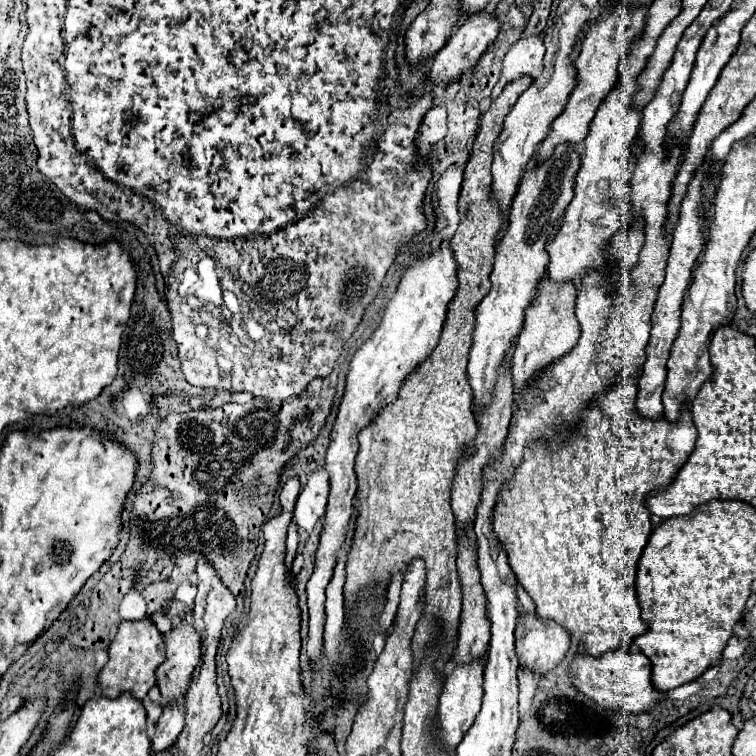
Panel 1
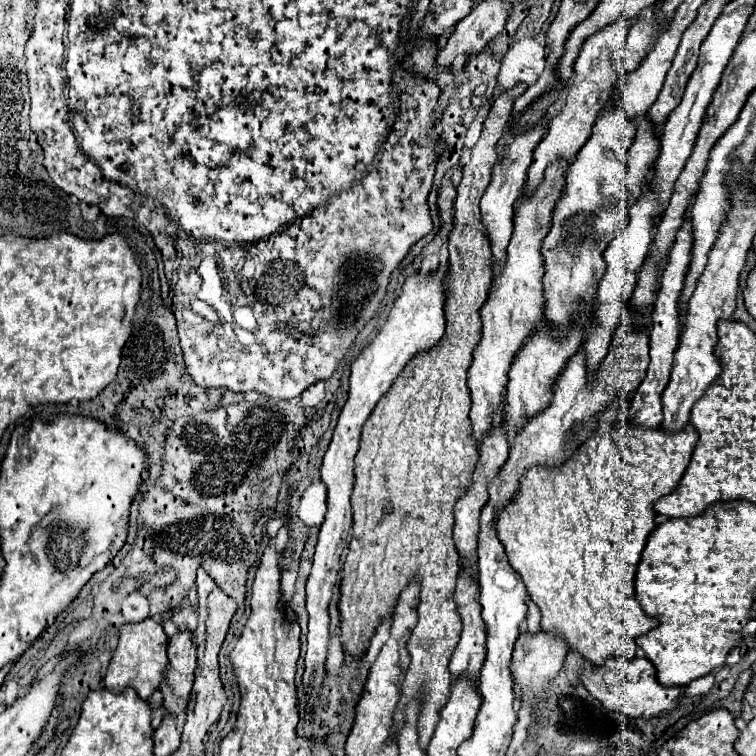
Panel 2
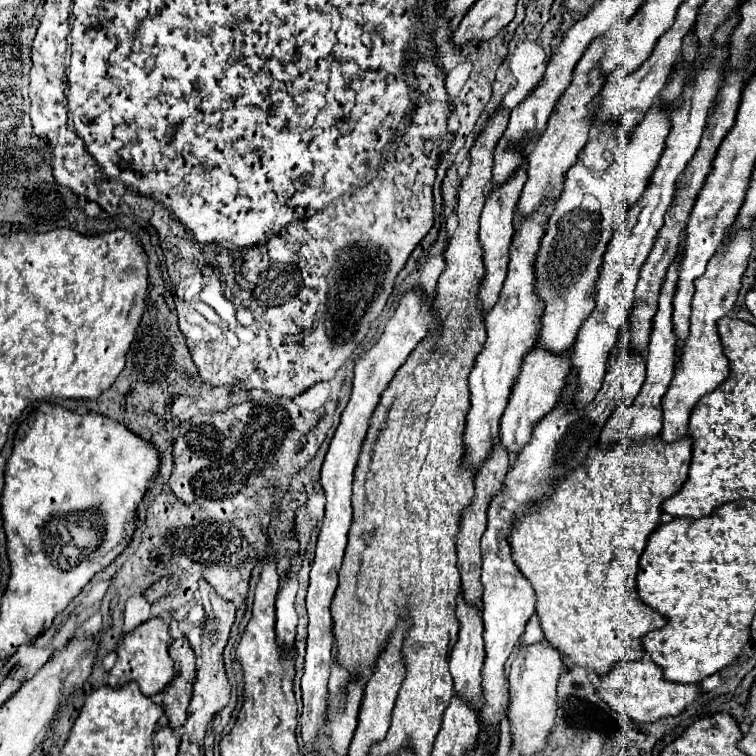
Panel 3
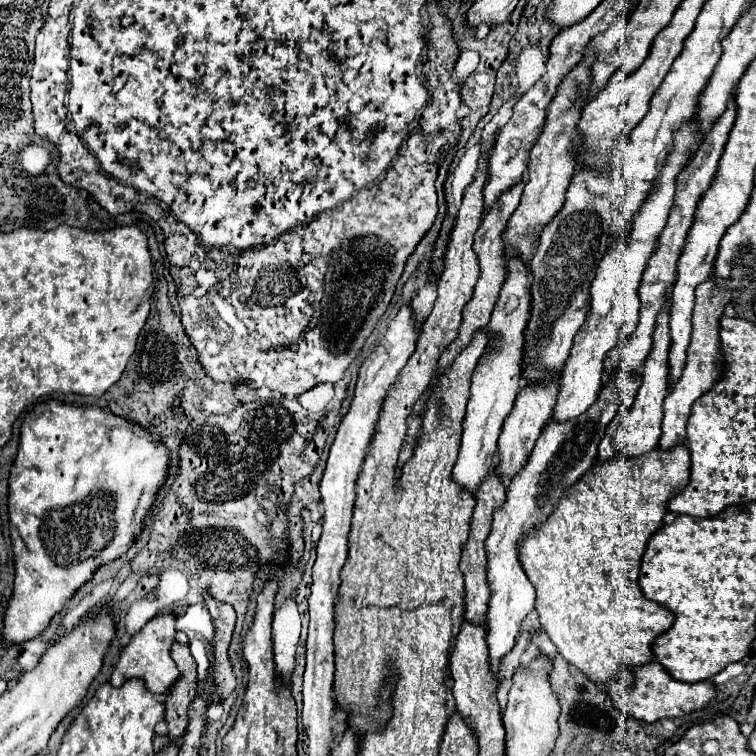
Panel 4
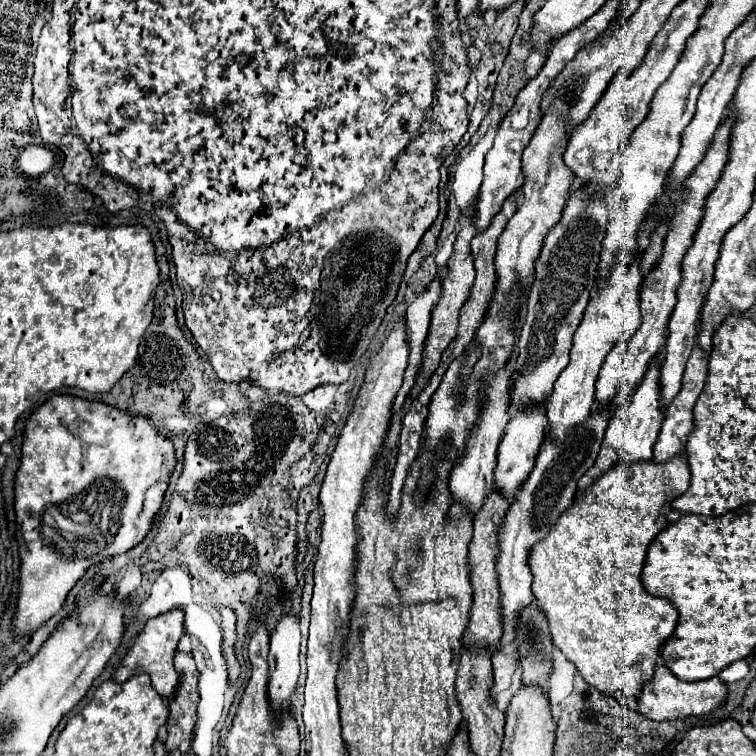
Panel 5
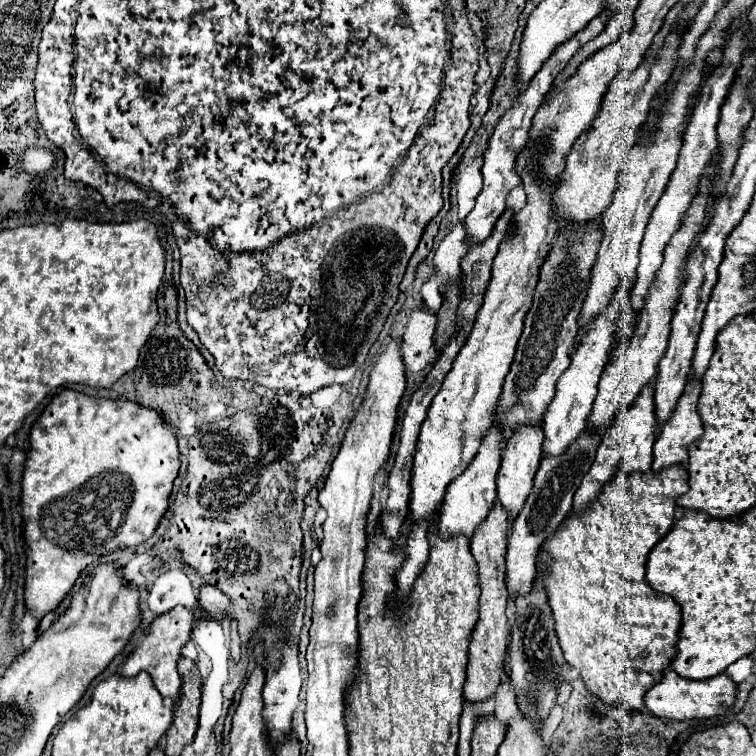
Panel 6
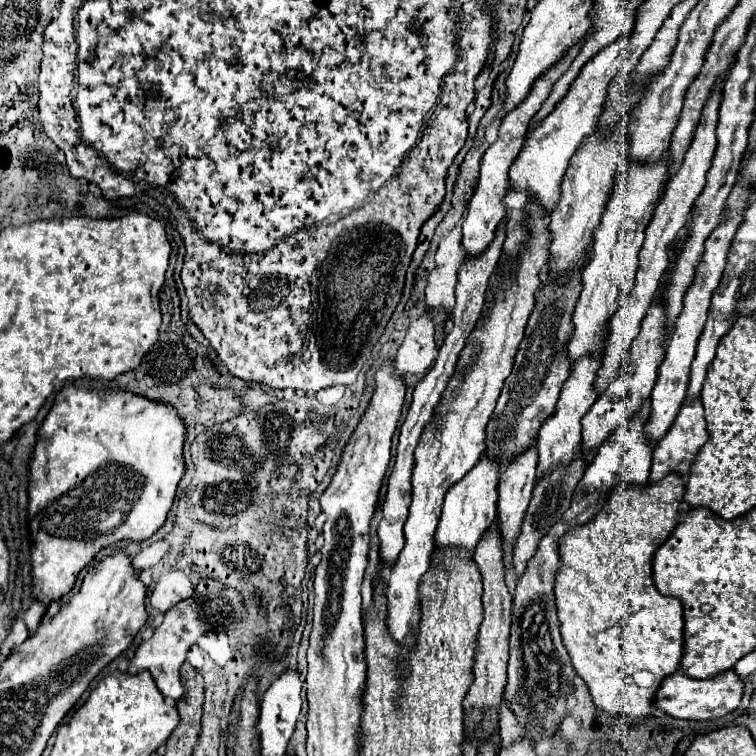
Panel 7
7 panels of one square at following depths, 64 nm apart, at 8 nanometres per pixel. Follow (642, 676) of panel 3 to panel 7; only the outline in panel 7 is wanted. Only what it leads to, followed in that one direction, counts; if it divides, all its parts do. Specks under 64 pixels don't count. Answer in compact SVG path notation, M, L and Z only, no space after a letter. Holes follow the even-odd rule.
M728 670L724 674L712 676L706 680L696 680L684 672L676 672L676 674L668 676L662 682L660 692L656 692L656 708L674 718L712 720L712 718L720 718L720 716L734 712L738 708L738 704L742 702L742 696L744 696L744 682L740 680L740 676L734 670Z

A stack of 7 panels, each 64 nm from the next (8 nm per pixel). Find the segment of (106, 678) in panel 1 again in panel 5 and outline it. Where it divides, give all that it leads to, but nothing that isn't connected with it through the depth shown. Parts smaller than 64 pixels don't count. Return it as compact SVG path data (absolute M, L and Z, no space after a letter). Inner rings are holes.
M178 608L148 620L144 630L138 634L134 646L128 650L128 654L120 662L116 676L114 676L116 682L126 682L128 678L132 678L136 674L146 672L152 678L154 690L164 698L172 698L178 688L178 672L174 670L174 654L176 654L176 646L182 636L184 636L184 612Z

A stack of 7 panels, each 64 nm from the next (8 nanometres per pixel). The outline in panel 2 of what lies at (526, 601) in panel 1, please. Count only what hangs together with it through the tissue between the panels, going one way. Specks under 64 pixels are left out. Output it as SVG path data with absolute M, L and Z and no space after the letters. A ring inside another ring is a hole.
M528 602L530 606L530 614L528 614L528 622L526 622L526 628L530 634L536 634L538 628L540 628L540 612L534 608L534 602Z

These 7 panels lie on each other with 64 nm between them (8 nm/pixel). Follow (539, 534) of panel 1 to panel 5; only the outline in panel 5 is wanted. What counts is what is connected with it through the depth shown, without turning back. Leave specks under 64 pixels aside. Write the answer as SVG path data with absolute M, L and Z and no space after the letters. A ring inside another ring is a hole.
M676 456L676 460L670 460L668 464L656 464L656 462L642 462L642 464L632 464L632 466L624 466L624 464L616 464L614 468L610 468L604 476L600 476L588 490L584 496L580 498L574 498L572 506L560 516L560 520L556 522L556 526L550 530L550 534L540 540L538 544L534 544L534 548L530 550L530 568L532 568L532 574L534 574L534 584L532 584L532 590L534 590L534 596L540 604L540 608L544 610L544 614L548 616L548 624L550 624L550 634L552 634L552 640L554 644L562 650L562 654L572 662L576 664L578 672L582 674L582 678L592 686L596 688L598 692L602 692L604 696L612 696L612 698L628 698L632 702L638 700L640 692L642 692L642 686L646 682L650 682L654 678L654 668L656 668L656 662L658 658L662 656L662 646L664 642L674 634L676 626L678 626L678 612L674 608L674 604L670 604L668 598L658 598L658 596L652 596L646 592L646 588L642 586L642 580L640 580L640 574L642 574L642 566L644 566L644 560L646 560L646 552L648 552L648 546L652 544L652 540L668 528L668 514L672 510L672 502L682 496L690 486L690 470L688 470L688 462L686 462L686 456Z

